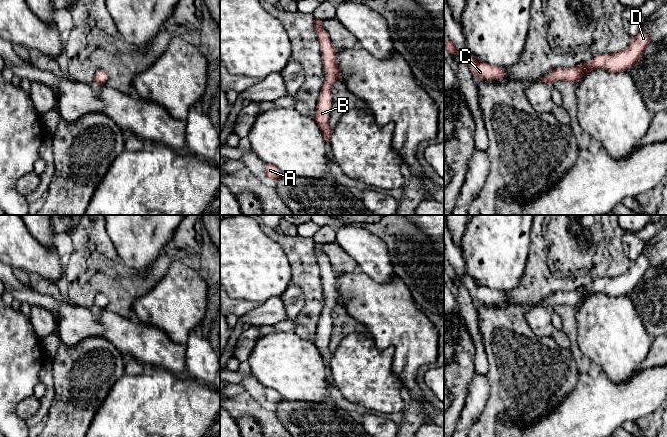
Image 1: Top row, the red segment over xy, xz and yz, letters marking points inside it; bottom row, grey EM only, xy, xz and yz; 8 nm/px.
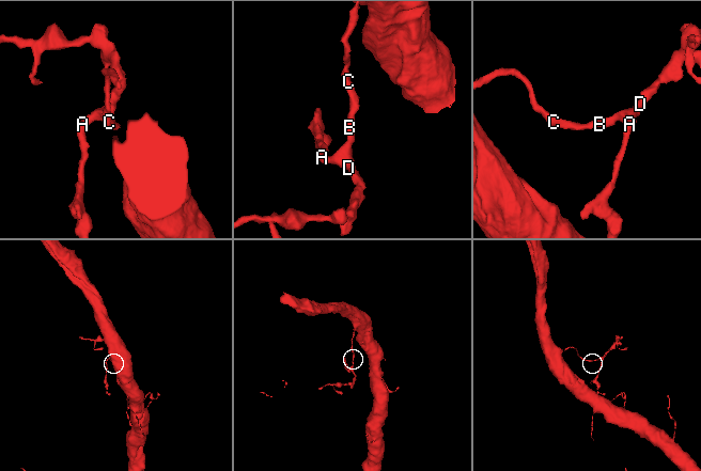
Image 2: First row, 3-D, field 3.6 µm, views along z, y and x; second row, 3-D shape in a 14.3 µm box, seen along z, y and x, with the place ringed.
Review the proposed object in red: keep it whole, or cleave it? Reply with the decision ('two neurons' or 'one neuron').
one neuron

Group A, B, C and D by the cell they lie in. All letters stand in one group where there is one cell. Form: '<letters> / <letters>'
A B C D

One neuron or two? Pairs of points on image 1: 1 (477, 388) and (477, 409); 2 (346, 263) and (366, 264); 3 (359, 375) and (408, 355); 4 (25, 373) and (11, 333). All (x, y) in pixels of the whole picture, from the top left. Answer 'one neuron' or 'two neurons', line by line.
1: one neuron
2: two neurons
3: two neurons
4: one neuron

